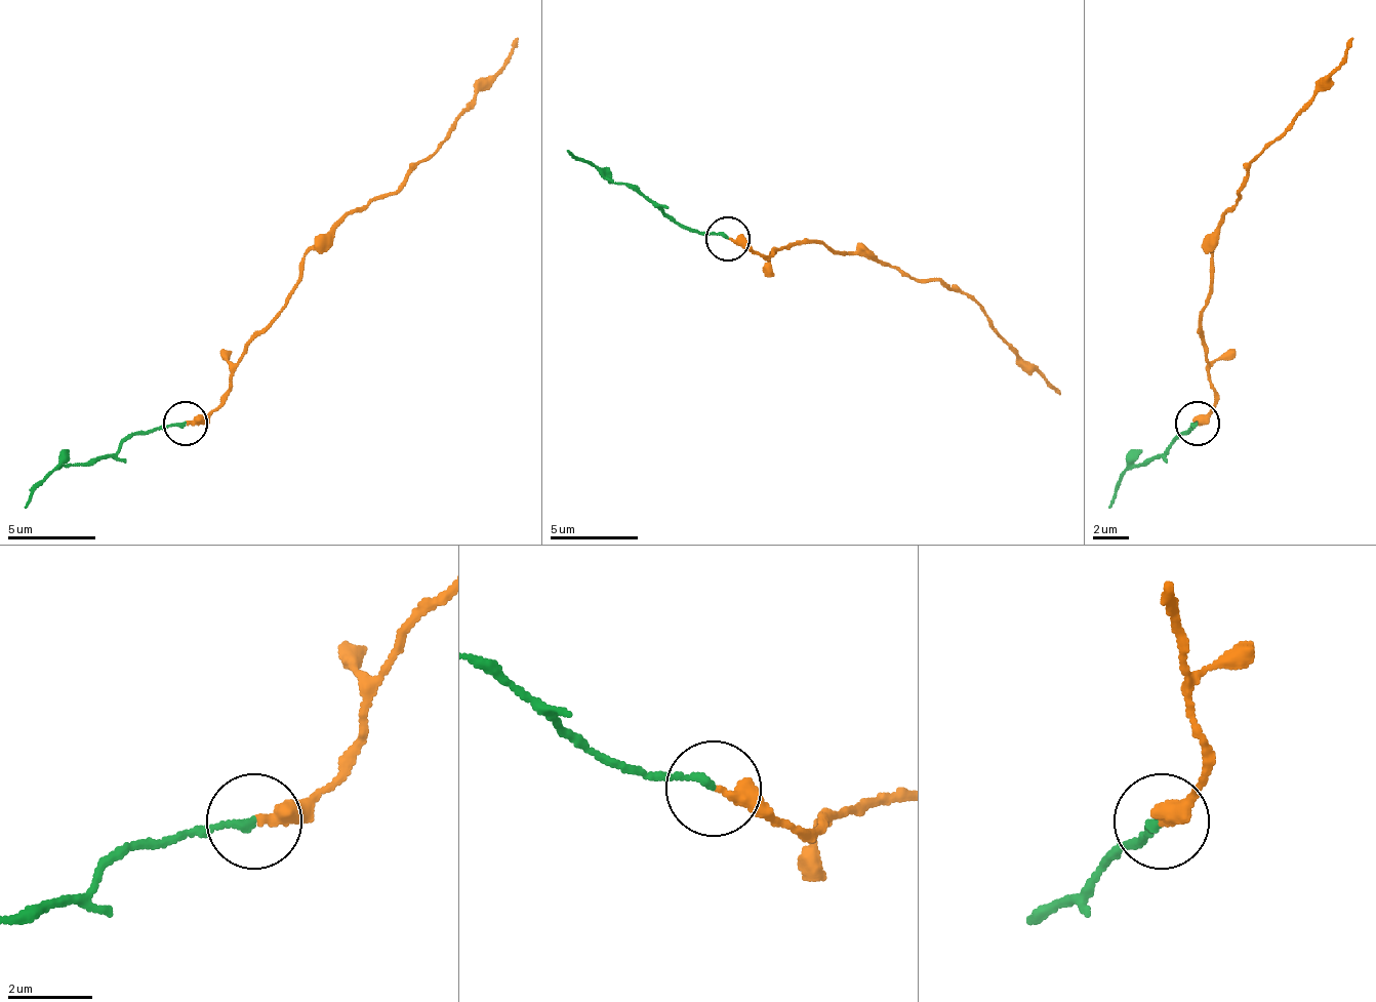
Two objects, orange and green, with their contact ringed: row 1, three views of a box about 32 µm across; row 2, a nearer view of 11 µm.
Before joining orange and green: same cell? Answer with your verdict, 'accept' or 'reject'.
reject

